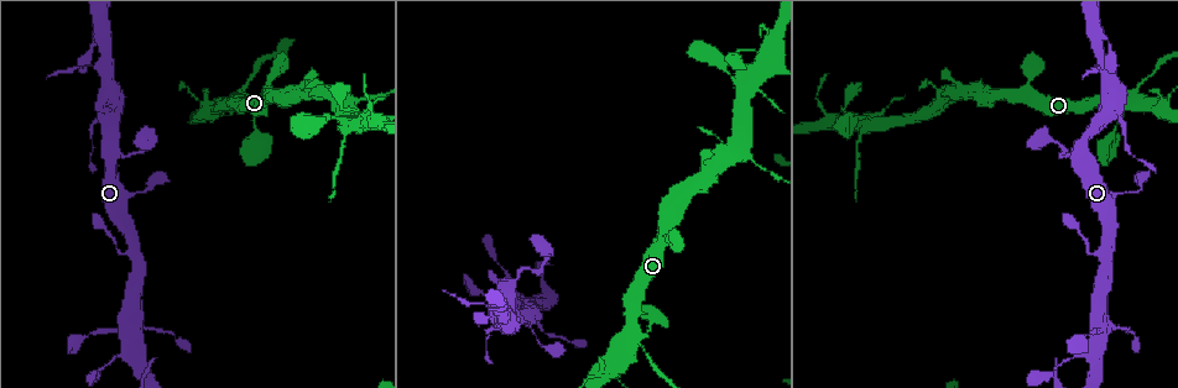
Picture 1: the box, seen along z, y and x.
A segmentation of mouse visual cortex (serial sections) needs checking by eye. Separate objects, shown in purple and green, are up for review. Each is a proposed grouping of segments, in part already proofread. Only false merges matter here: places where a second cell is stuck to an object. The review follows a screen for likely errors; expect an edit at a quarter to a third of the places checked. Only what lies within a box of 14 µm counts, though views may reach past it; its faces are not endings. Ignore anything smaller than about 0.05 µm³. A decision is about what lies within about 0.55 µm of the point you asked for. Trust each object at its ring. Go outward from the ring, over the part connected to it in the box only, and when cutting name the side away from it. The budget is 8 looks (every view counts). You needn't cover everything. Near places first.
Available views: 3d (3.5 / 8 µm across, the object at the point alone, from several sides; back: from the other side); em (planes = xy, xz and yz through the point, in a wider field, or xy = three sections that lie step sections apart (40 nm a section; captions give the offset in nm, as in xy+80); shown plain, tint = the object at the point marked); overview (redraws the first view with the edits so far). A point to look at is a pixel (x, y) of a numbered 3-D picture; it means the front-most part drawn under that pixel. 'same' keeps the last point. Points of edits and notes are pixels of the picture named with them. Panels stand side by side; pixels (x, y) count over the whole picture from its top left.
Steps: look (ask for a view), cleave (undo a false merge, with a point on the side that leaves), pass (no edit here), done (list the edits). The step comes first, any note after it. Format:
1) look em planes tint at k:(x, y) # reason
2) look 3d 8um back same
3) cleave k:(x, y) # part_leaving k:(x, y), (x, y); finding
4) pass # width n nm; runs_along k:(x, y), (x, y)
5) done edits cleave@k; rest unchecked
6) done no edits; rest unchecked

look 3d 3.5um at 1:(642, 334) # four arms meet

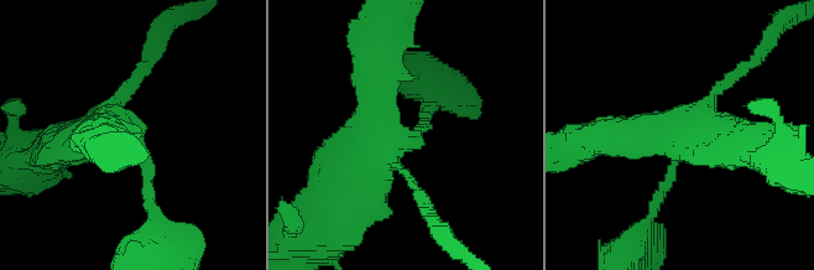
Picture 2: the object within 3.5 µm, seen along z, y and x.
look em xy step 3 tint at 2:(401, 138) # arms 4; arm_widths 150, 150, 500, 500 nm

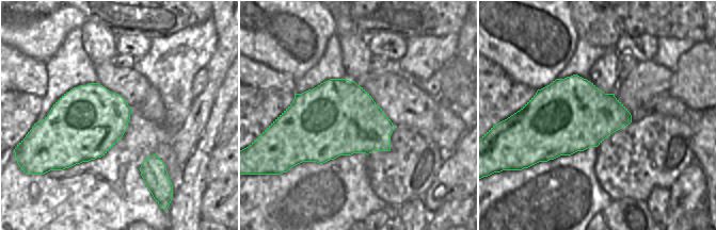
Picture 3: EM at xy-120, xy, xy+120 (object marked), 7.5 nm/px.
look em xy step 5 tint same

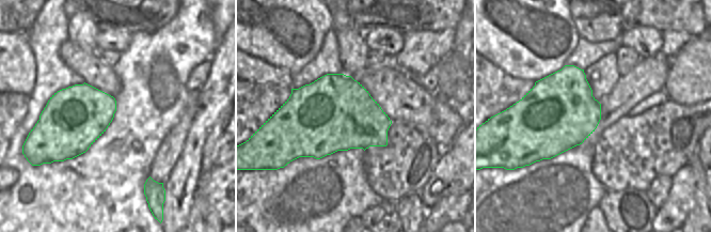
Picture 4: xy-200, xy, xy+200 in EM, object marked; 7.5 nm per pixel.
pass # runs_along 2:(377, 65), (385, 144), (343, 207); all the same cell

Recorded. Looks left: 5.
look 3d 3.5um at 1:(602, 373)

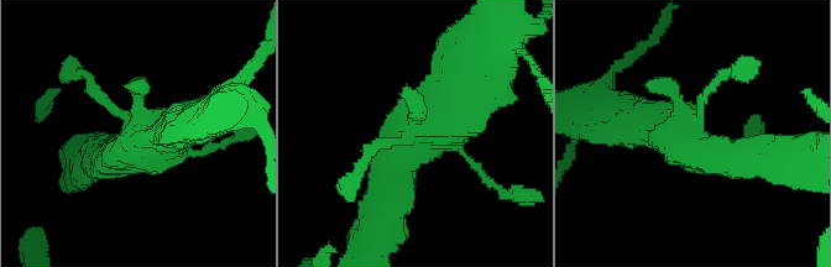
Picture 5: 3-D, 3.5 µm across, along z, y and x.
look em xy step 3 plain at 5:(140, 137) # shape alone is not enough

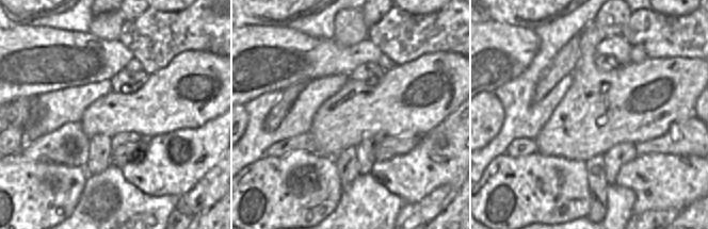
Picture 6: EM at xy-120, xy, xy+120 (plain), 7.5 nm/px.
look em xy step 3 tint same # with the object marked

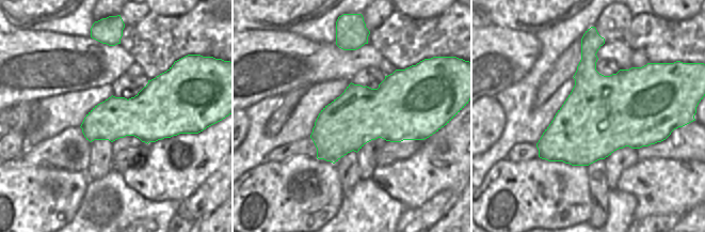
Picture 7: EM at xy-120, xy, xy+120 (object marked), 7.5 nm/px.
pass # runs_along 5:(475, 82), (380, 192); one cell here

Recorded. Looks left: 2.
look em planes tint at 1:(1120, 111) # three arms meet

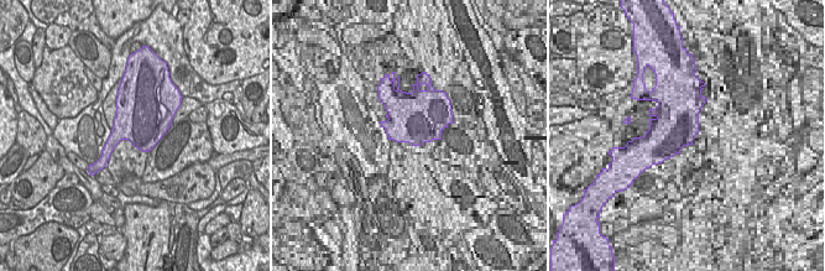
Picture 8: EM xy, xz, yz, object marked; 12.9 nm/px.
look 3d 3.5um same # wider look

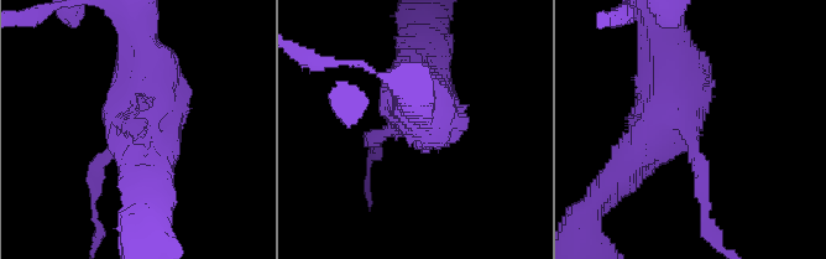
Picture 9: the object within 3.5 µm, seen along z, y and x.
cleave 9:(702, 200) # part_leaving 9:(695, 156), (705, 224), (723, 248); two cells meet here

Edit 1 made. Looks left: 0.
done edits cleave@9; rest unchecked

